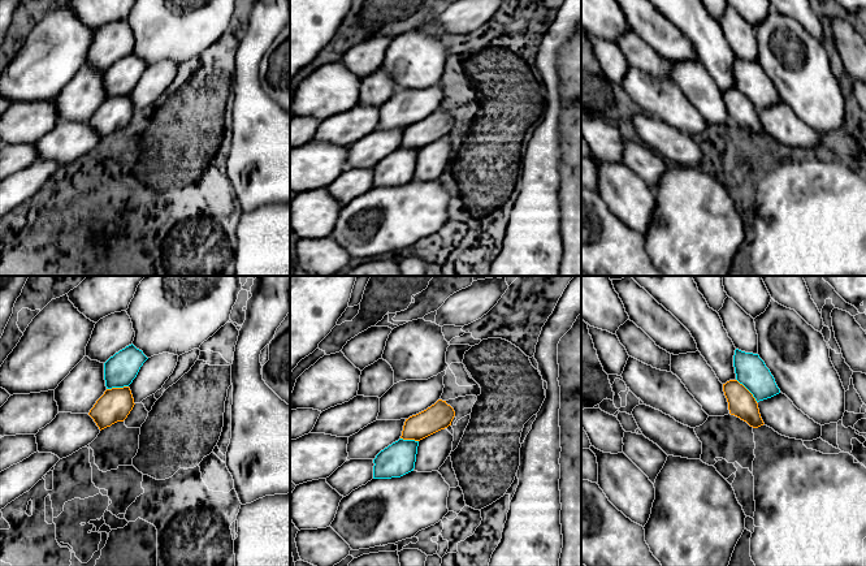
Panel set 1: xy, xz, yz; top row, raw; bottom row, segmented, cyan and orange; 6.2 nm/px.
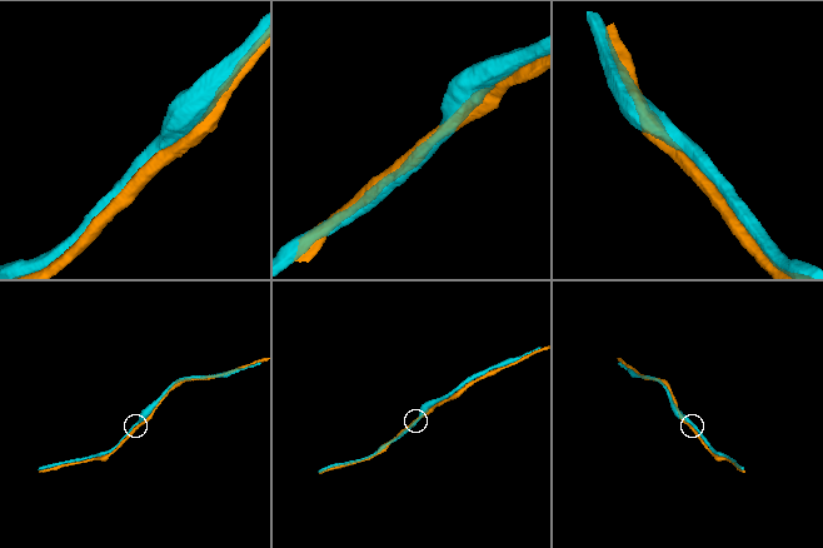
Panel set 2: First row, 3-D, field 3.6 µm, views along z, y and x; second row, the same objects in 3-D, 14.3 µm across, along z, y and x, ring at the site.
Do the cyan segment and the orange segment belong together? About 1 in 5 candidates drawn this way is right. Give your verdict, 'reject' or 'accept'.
reject

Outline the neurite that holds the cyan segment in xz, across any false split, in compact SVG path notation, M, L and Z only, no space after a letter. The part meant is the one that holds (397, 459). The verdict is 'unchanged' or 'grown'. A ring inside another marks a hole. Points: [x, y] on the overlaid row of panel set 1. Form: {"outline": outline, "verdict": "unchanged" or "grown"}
{"outline": "M403 440L393 442L373 459L373 479L400 478L415 468L419 441Z", "verdict": "unchanged"}

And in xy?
{"outline": "M133 344L116 353L104 363L107 389L129 386L147 359Z", "verdict": "unchanged"}

